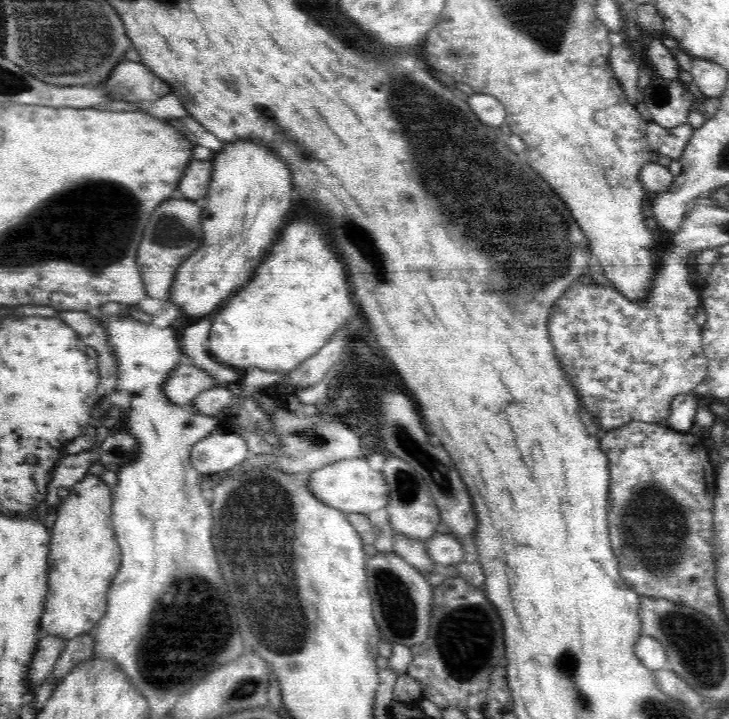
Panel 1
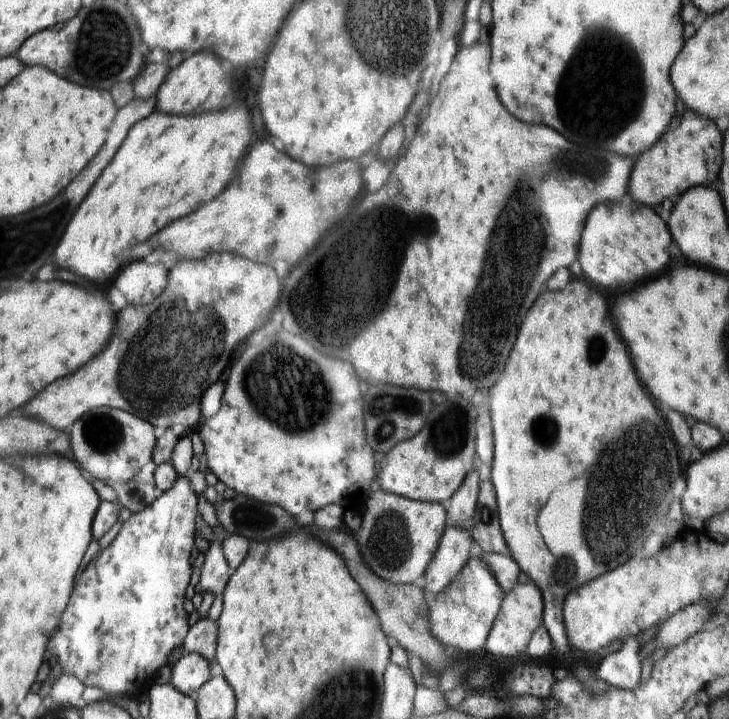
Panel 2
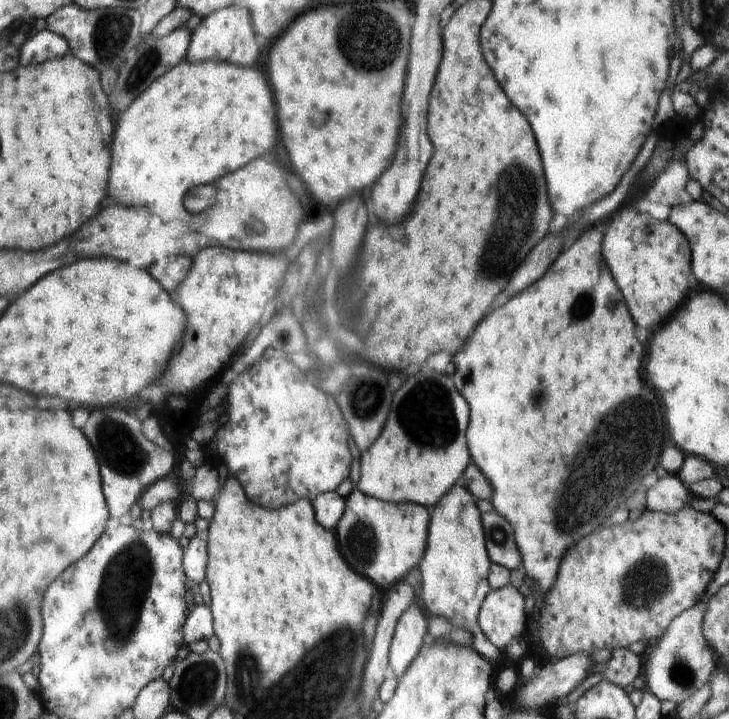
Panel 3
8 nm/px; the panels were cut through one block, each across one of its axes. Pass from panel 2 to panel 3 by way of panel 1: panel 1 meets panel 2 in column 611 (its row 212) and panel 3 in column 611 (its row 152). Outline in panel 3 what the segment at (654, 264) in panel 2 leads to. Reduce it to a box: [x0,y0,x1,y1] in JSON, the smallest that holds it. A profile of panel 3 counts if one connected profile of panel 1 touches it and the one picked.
[602,206,691,328]

